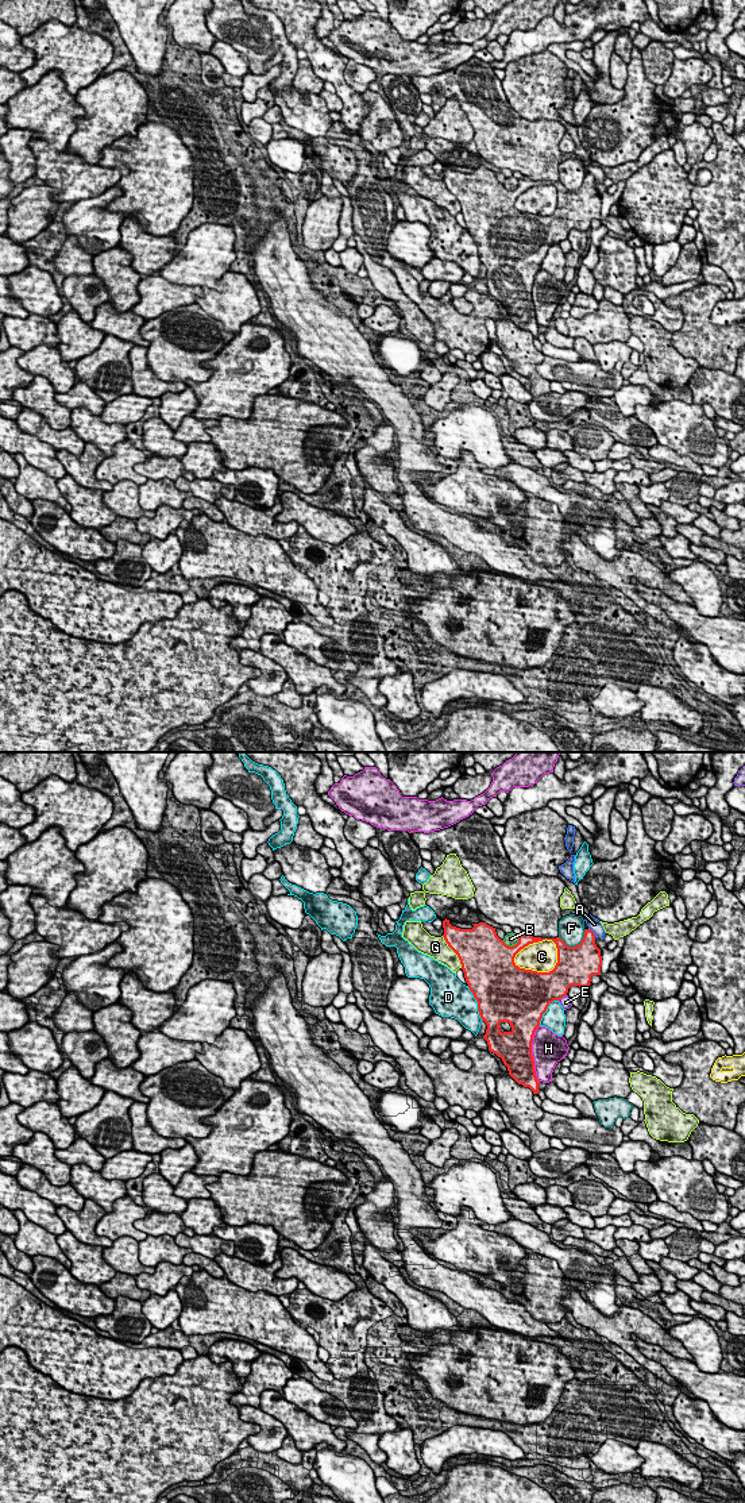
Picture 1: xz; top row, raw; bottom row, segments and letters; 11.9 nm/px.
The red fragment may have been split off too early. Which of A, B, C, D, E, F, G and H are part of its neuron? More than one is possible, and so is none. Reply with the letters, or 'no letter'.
no letter

